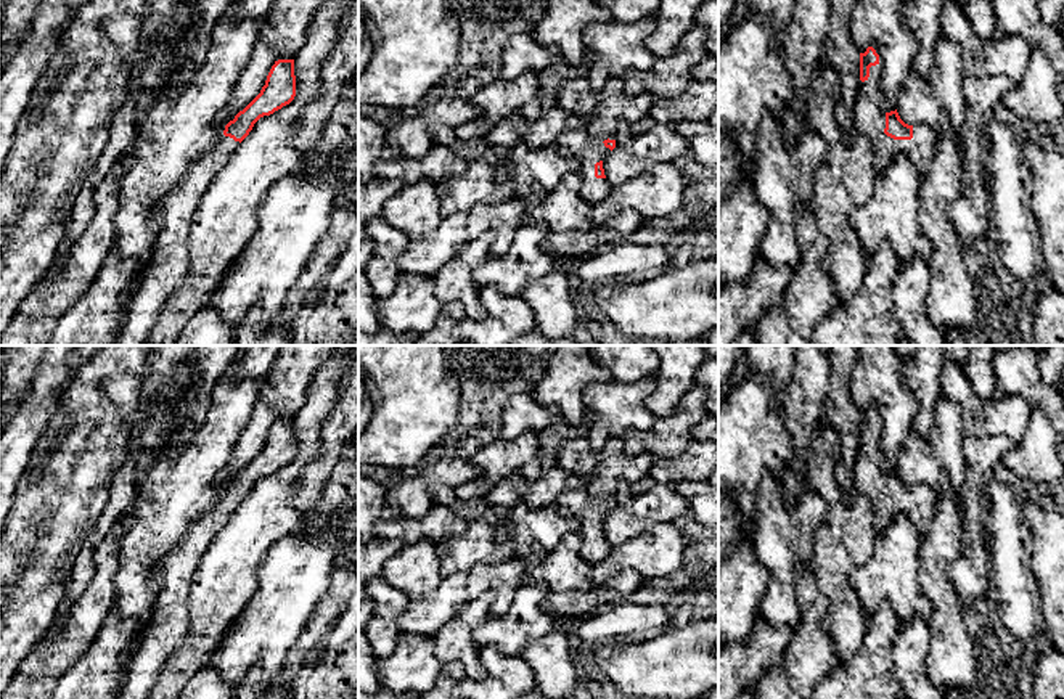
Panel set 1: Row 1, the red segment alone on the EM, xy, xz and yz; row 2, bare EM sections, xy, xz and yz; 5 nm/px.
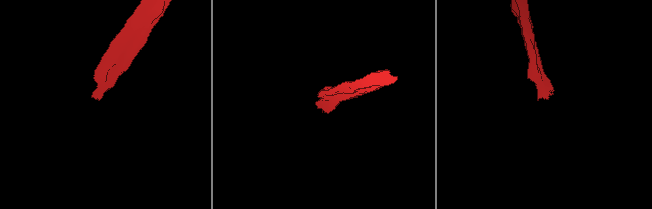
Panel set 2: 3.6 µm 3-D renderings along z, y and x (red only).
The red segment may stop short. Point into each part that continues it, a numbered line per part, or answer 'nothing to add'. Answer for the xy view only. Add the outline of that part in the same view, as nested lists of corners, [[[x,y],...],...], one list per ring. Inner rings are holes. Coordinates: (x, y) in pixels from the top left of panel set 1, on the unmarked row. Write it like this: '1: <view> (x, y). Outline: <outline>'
1: xy (166, 630). Outline: [[[219,497],[214,508],[186,529],[180,543],[164,559],[161,590],[117,699],[148,699],[162,665],[185,643],[190,630],[188,599],[193,577],[204,553],[238,506],[239,501]]]

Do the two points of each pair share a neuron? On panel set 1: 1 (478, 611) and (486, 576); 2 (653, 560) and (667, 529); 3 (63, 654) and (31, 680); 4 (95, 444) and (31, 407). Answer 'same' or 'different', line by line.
1: different
2: same
3: same
4: different

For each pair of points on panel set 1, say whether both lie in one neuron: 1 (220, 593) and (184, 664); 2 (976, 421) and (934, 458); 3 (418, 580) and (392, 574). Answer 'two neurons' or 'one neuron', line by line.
1: one neuron
2: two neurons
3: one neuron

